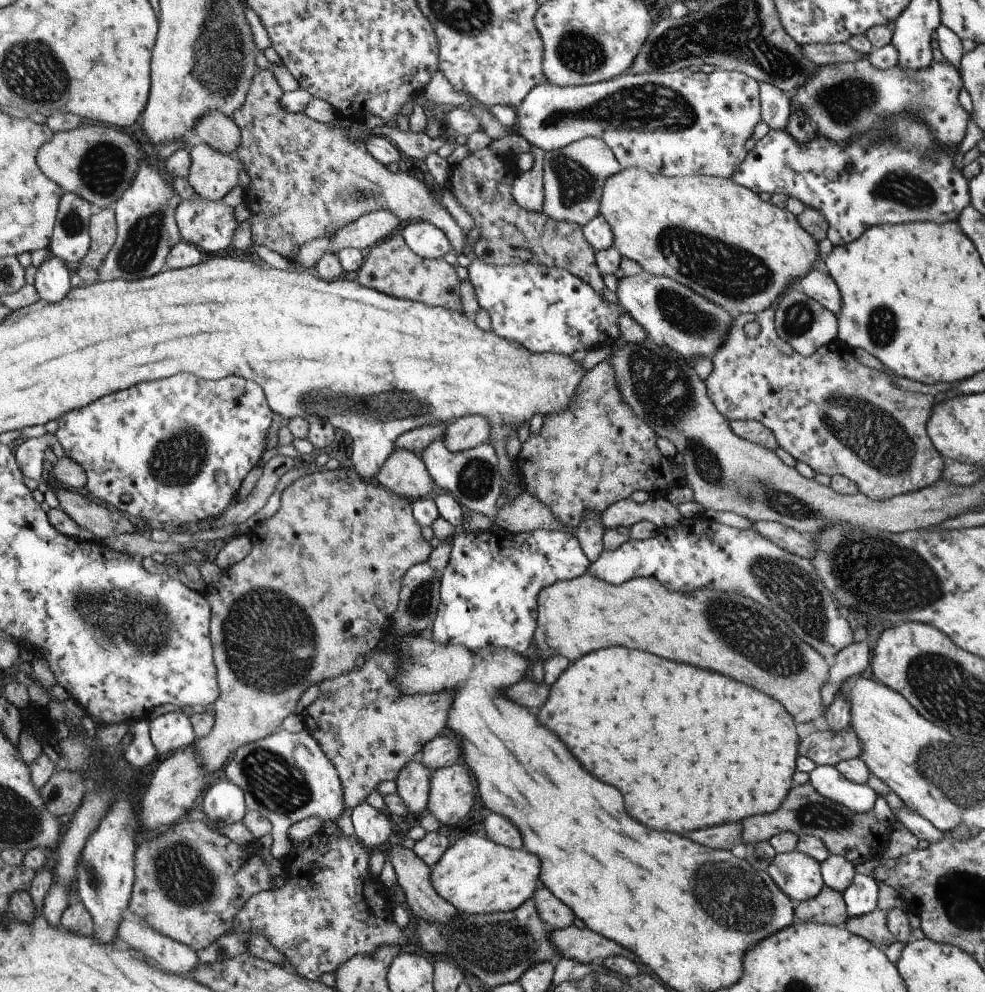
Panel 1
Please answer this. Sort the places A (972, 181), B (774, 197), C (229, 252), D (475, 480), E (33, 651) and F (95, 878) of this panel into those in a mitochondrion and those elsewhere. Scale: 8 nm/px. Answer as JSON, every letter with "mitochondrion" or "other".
{"A":"other","B":"other","C":"other","D":"mitochondrion","E":"other","F":"mitochondrion"}

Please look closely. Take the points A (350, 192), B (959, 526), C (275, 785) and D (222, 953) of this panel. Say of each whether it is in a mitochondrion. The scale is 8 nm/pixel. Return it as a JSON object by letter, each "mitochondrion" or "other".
{"A":"mitochondrion","B":"other","C":"mitochondrion","D":"other"}

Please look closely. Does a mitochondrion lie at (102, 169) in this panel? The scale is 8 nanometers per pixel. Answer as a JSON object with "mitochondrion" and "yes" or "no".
{"mitochondrion":"yes"}

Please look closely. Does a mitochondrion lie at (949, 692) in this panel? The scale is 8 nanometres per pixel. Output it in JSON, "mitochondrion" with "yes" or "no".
{"mitochondrion":"yes"}

